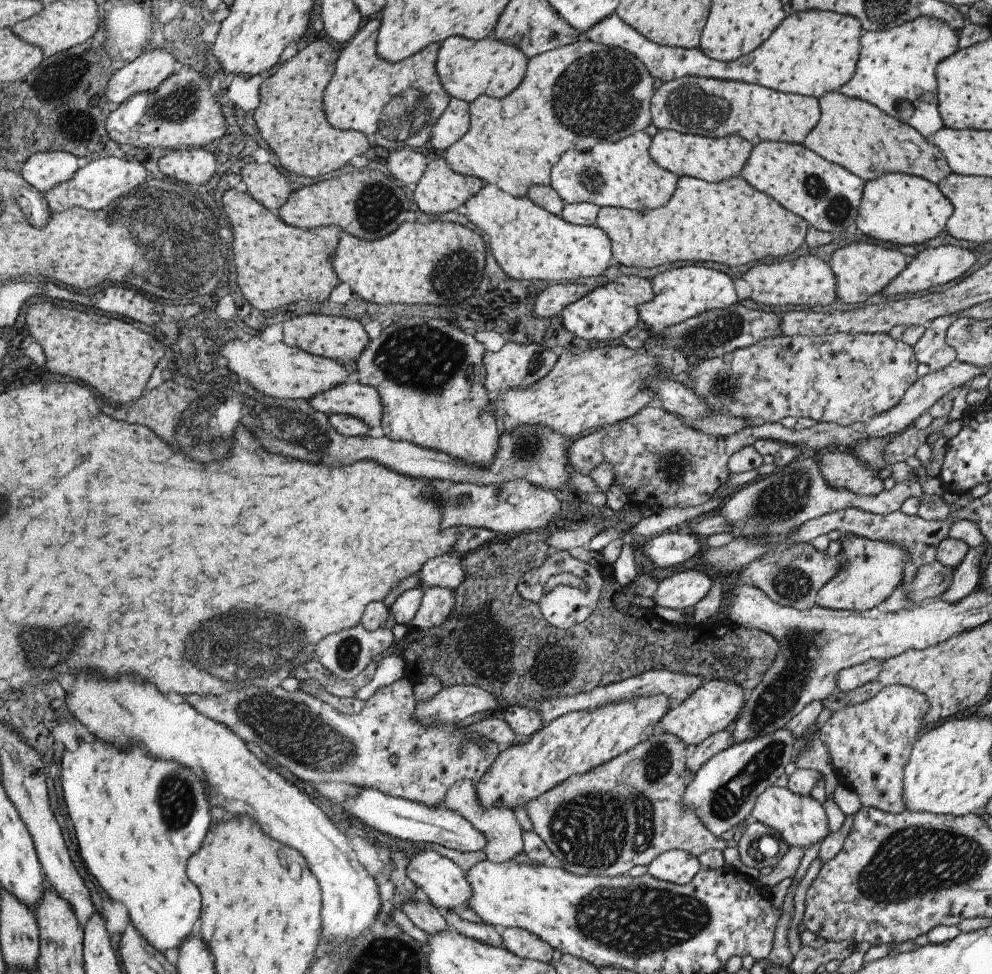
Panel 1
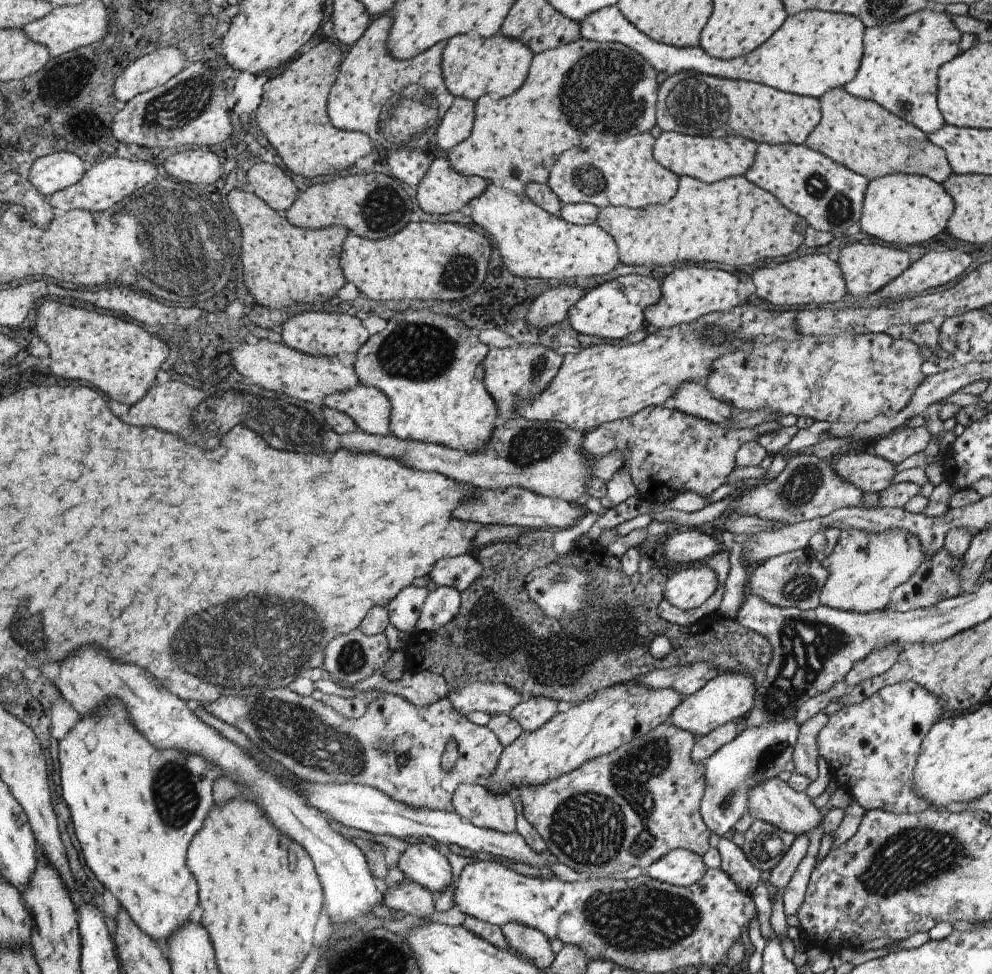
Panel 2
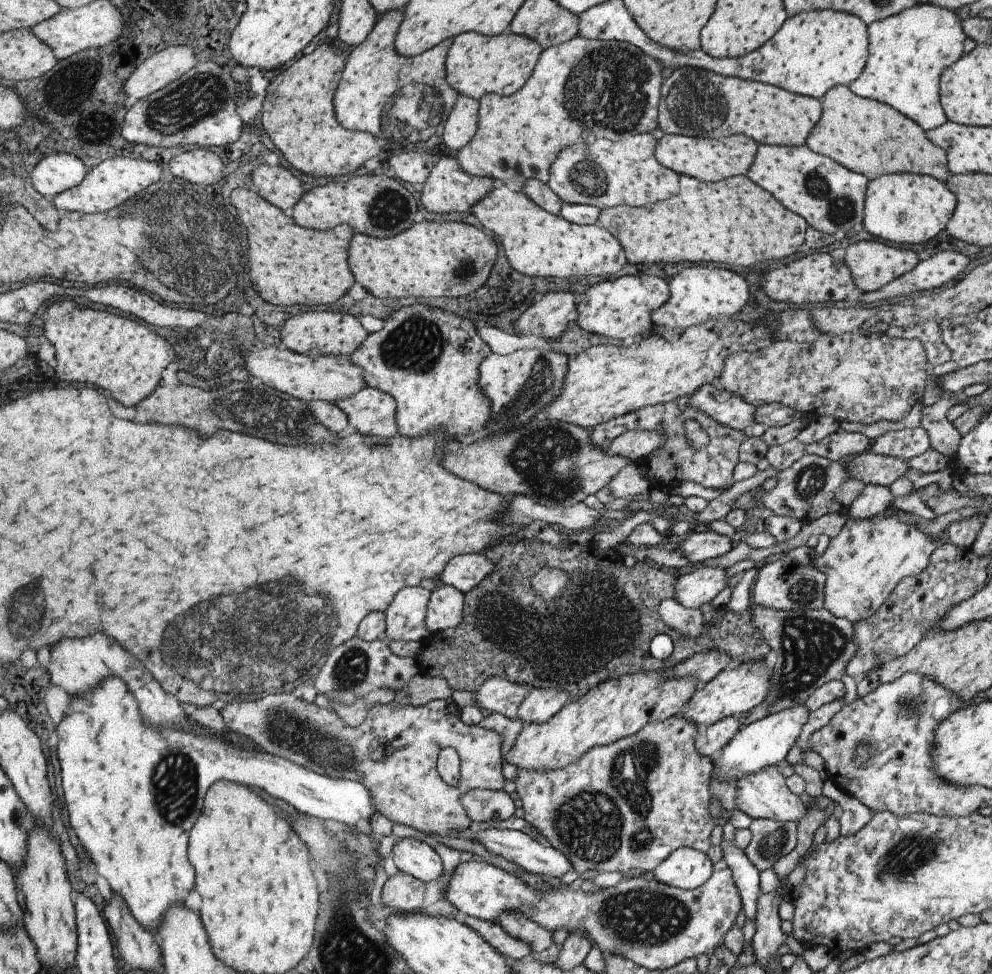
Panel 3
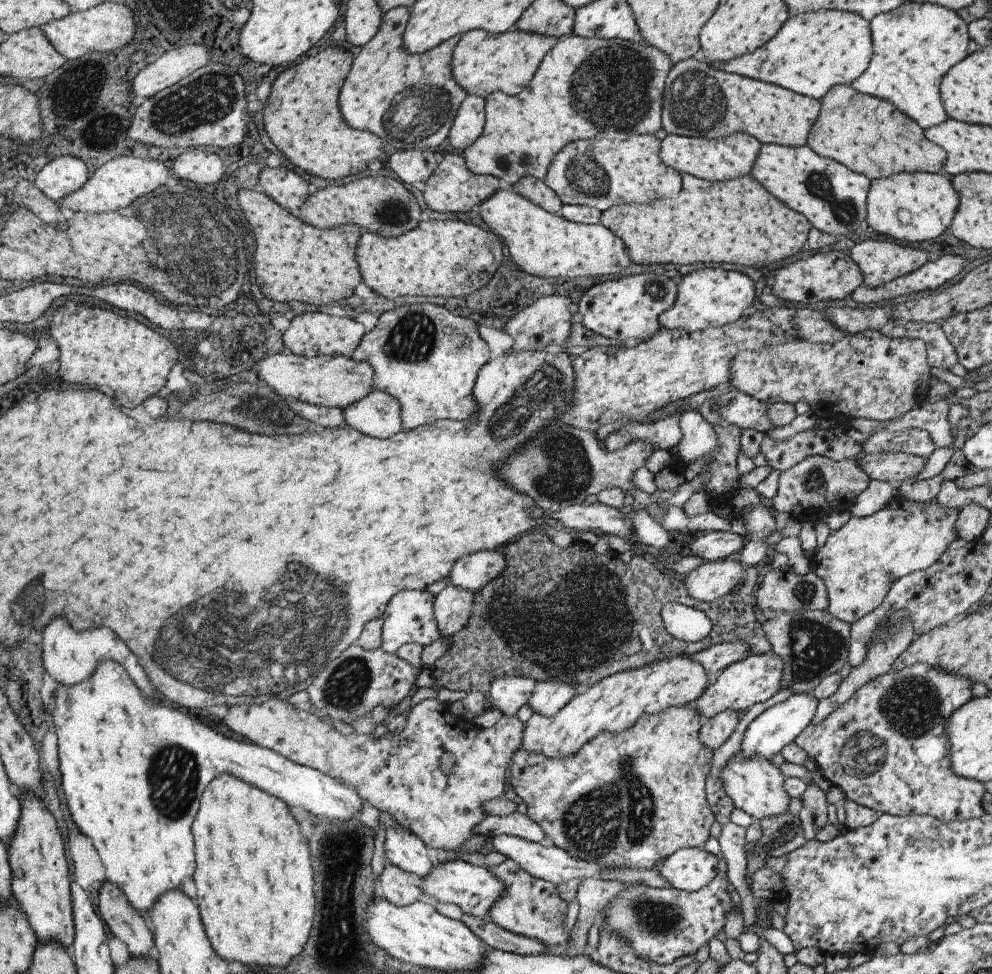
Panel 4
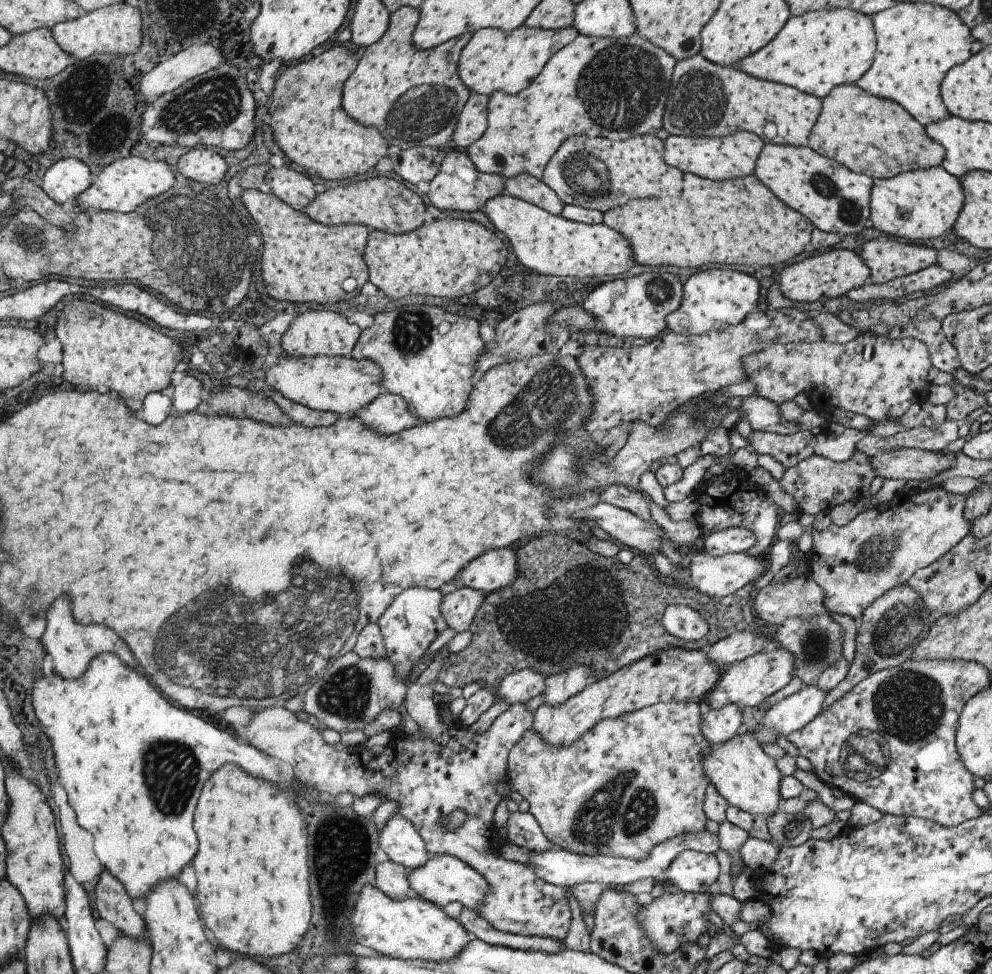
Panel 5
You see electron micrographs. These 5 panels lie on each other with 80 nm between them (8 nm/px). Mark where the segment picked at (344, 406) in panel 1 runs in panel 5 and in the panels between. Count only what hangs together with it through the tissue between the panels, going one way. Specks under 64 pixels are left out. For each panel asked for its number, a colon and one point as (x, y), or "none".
2: (370, 407)
3: (372, 411)
4: (380, 414)
5: (390, 413)

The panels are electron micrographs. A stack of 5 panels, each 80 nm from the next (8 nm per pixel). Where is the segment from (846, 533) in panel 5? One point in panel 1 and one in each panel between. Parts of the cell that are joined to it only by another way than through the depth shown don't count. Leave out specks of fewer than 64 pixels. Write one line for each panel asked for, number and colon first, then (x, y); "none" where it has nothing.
1: (871, 569)
2: (863, 568)
3: (861, 564)
4: (858, 563)

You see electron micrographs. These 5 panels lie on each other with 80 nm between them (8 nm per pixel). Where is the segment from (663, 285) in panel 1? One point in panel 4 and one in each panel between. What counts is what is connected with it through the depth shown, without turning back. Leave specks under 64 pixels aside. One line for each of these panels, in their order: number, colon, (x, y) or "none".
2: (688, 292)
3: (695, 295)
4: (711, 297)

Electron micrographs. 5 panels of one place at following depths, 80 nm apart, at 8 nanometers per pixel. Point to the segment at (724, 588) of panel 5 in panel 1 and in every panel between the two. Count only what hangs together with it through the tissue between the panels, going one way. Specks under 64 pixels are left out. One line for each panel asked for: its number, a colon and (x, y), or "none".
1: (683, 589)
2: (687, 589)
3: (693, 590)
4: (711, 579)

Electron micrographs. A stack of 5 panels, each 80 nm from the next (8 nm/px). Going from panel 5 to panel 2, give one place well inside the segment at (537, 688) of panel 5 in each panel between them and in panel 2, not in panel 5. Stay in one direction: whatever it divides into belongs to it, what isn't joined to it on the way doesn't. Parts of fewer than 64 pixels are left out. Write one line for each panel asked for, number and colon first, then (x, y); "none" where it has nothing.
2: (493, 698)
3: (497, 695)
4: (508, 693)

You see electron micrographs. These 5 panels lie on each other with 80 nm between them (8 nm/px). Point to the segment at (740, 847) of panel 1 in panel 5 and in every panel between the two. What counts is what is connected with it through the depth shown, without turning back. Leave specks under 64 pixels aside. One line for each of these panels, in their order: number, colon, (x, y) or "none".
2: (764, 844)
3: (770, 839)
4: (780, 835)
5: (786, 829)

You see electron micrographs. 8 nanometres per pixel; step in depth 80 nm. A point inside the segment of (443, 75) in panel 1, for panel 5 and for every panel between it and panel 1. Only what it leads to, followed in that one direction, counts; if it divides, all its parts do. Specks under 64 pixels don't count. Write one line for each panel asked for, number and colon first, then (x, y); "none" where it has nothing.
2: (473, 66)
3: (478, 65)
4: (484, 63)
5: (508, 61)

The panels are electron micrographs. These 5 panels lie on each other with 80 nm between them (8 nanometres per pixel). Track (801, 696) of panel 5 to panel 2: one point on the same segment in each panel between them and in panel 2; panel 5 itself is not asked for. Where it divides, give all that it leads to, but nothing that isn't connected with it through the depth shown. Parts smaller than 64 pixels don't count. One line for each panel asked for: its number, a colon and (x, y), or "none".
2: (757, 753)
3: (762, 743)
4: (776, 726)

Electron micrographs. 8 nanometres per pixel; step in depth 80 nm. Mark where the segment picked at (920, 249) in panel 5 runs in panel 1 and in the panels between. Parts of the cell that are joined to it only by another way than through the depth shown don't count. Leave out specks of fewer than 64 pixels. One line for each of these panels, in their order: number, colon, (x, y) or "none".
1: (861, 269)
2: (866, 268)
3: (872, 265)
4: (879, 261)

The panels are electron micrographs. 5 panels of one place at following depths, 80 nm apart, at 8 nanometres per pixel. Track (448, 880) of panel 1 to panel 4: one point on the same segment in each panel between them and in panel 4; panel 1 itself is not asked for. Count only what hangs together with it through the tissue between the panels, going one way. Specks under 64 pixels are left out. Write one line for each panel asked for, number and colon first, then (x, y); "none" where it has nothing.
2: (421, 861)
3: (414, 857)
4: (405, 849)

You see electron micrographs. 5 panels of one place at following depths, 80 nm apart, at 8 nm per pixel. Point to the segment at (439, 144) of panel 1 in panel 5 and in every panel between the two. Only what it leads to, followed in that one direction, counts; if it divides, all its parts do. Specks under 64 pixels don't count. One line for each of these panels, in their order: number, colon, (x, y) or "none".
2: (458, 124)
3: (461, 128)
4: (469, 125)
5: (474, 121)

